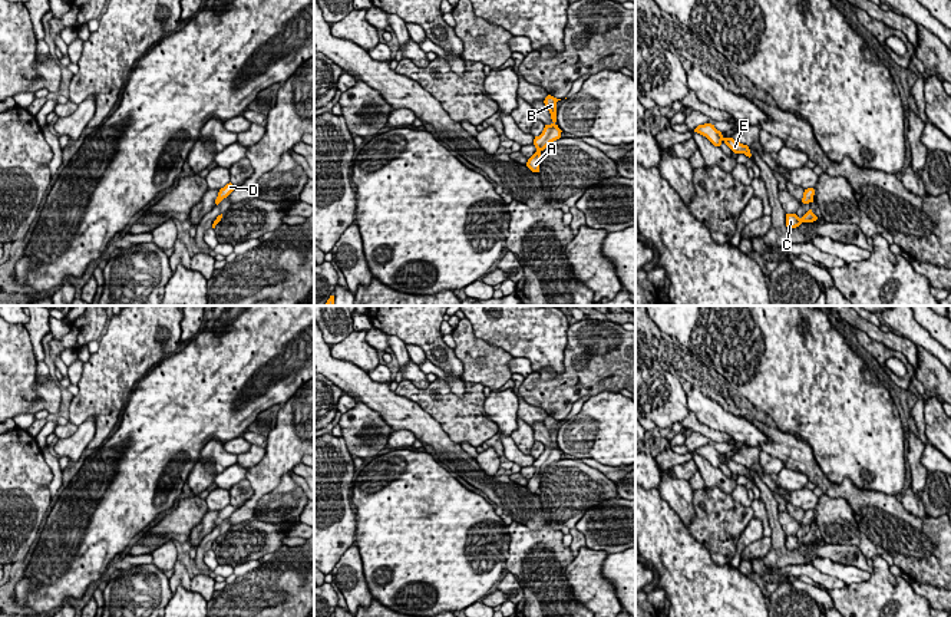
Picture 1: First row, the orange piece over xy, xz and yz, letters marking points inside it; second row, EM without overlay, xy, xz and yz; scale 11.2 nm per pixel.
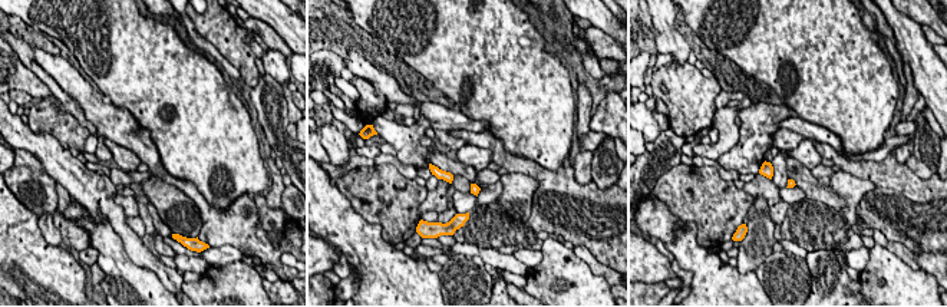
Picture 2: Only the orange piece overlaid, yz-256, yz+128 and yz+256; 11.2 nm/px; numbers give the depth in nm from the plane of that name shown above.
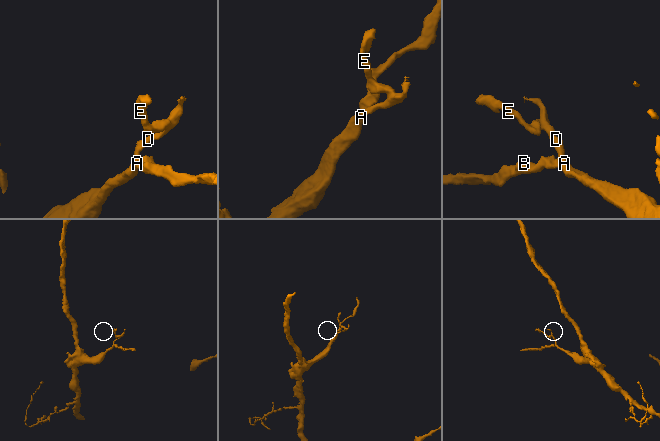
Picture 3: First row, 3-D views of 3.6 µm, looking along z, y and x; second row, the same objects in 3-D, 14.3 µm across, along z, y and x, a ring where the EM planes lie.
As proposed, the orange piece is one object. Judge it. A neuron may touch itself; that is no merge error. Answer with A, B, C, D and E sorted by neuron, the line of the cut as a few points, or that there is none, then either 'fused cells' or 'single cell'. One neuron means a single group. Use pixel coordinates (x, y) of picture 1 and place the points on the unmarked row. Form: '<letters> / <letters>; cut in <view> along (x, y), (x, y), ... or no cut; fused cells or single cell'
A B C D E; no cut; single cell

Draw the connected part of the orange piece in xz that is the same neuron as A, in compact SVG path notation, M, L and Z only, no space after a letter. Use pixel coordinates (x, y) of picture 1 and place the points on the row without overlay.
M548 416L544 422L545 428L548 429L551 435L552 445L545 446L542 455L539 458L535 458L534 466L536 469L536 474L528 481L526 488L532 494L539 494L539 484L541 484L541 474L554 462L561 459L561 451L558 449L557 443L557 423L561 420L557 420L551 416Z

